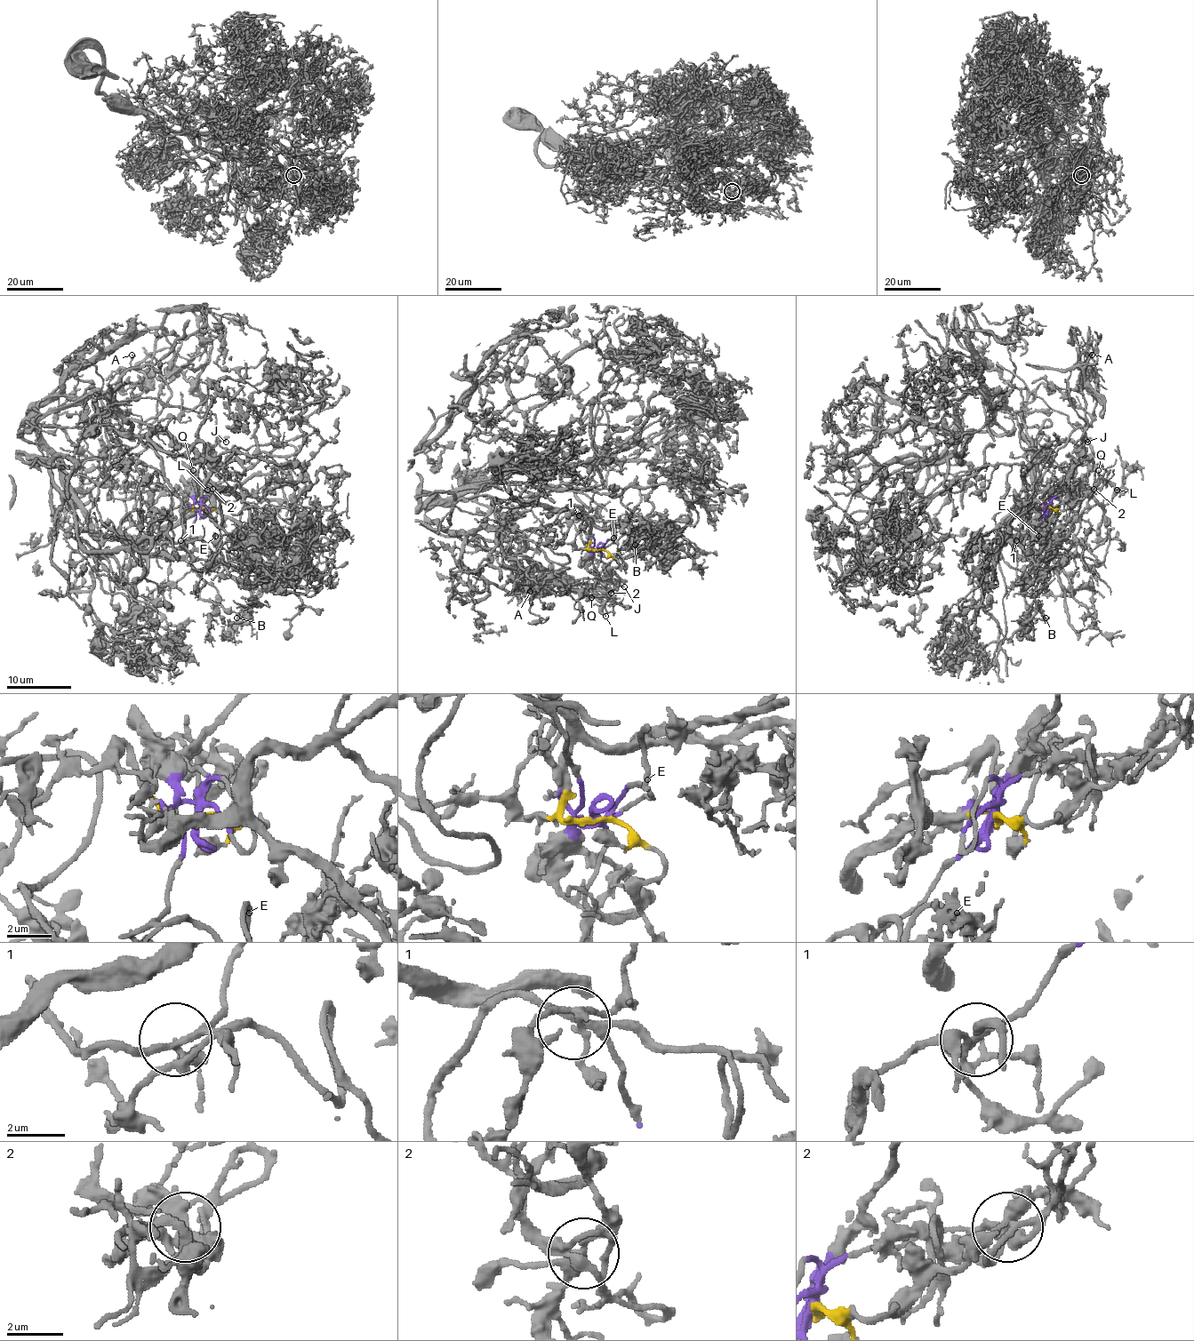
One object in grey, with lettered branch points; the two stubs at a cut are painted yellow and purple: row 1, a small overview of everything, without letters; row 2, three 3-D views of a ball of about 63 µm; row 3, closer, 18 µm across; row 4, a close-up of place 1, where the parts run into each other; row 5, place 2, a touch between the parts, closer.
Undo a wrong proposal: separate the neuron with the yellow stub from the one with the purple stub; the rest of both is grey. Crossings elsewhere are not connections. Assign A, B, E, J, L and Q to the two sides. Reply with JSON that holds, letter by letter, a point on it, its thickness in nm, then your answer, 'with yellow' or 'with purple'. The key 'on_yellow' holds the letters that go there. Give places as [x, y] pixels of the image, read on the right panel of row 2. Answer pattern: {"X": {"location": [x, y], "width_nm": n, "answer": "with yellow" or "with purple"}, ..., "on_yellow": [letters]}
{"A": {"location": [1092, 355], "width_nm": 100, "answer": "with purple"}, "B": {"location": [1045, 618], "width_nm": 170, "answer": "with purple"}, "E": {"location": [1038, 536], "width_nm": 240, "answer": "with purple"}, "J": {"location": [1087, 442], "width_nm": 170, "answer": "with purple"}, "L": {"location": [1117, 490], "width_nm": 160, "answer": "with yellow"}, "Q": {"location": [1098, 470], "width_nm": 200, "answer": "with yellow"}, "on_yellow": ["L", "Q"]}

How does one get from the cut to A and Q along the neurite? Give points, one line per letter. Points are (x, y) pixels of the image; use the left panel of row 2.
A: (201, 508), (185, 540), (158, 542), (170, 494), (126, 489), (118, 457), (170, 388), (152, 353), (132, 355)
Q: (201, 508), (220, 510), (212, 506), (217, 494), (211, 487), (197, 484), (193, 479), (193, 469)

